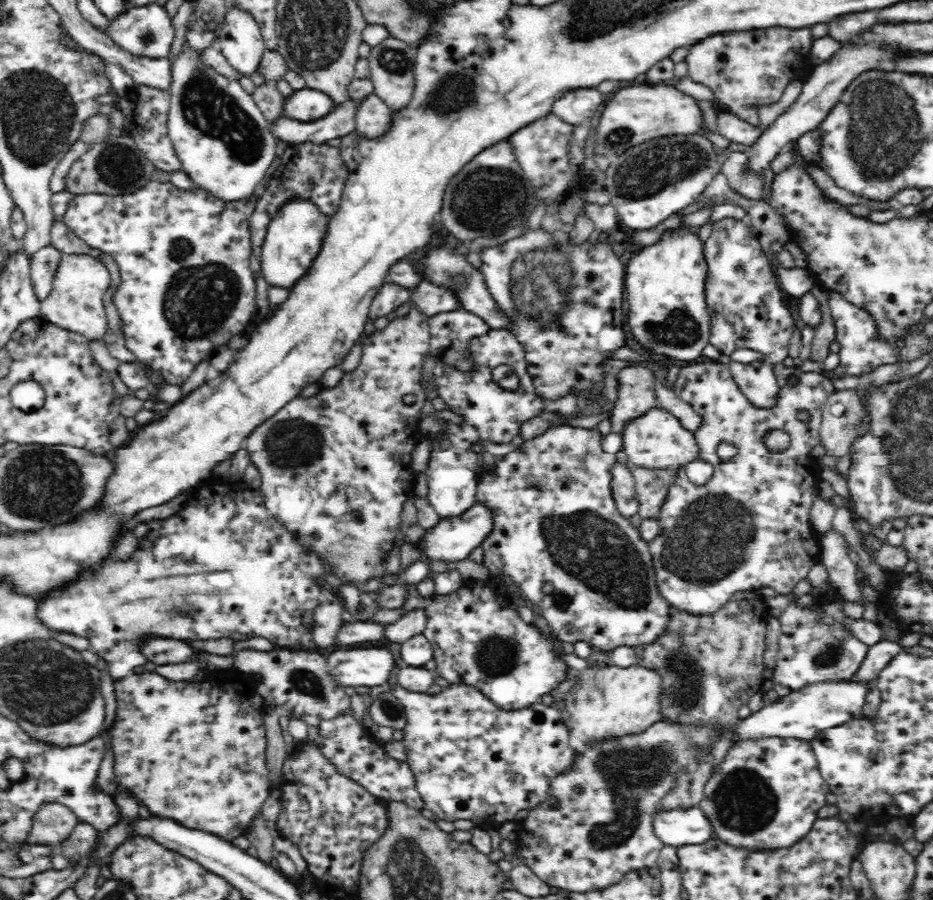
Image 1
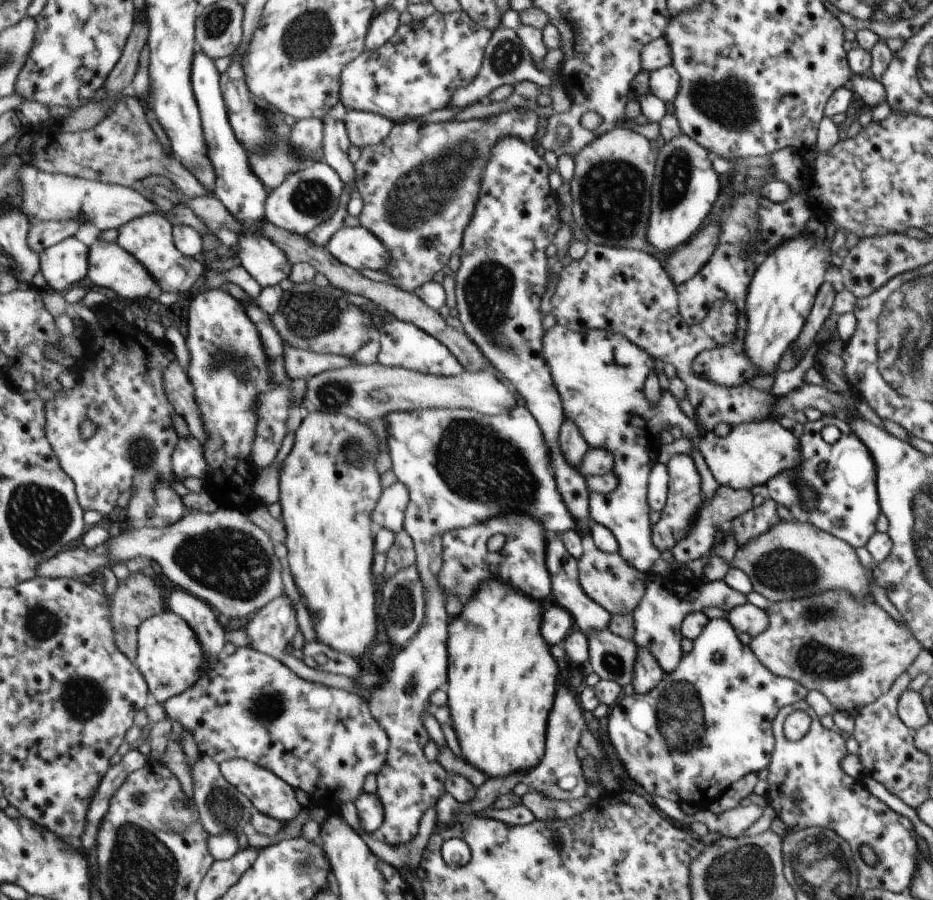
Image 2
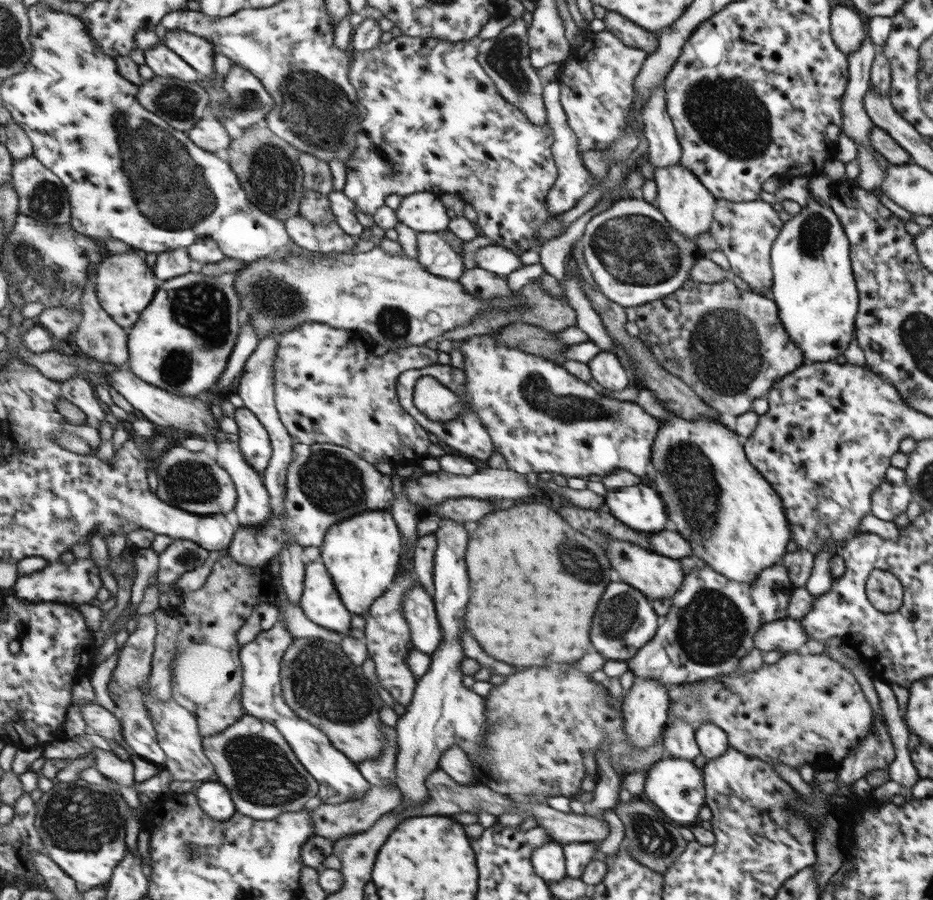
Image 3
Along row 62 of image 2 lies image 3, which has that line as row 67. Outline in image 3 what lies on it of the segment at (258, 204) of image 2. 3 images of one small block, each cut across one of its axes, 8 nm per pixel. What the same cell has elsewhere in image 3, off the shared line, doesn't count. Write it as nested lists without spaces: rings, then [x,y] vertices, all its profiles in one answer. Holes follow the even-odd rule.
[[[168,30],[165,44],[206,77],[215,74],[217,50],[207,38],[185,30]]]

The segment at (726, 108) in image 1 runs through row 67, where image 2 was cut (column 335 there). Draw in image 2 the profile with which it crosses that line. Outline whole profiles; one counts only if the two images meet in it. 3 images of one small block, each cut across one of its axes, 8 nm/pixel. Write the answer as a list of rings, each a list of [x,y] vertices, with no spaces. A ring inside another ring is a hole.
[[[239,647],[233,655],[223,657],[217,666],[213,667],[205,677],[202,677],[202,680],[193,689],[171,698],[164,703],[164,706],[167,717],[172,718],[175,723],[179,722],[186,730],[192,732],[197,738],[198,746],[201,746],[201,752],[212,756],[220,764],[234,759],[250,759],[273,770],[280,778],[286,779],[286,782],[289,782],[294,788],[300,788],[310,795],[321,794],[328,790],[329,798],[343,803],[357,802],[358,797],[364,792],[362,786],[364,786],[366,776],[380,772],[382,764],[386,762],[386,754],[388,754],[390,744],[388,735],[380,728],[380,724],[376,722],[376,719],[370,712],[366,695],[352,693],[346,689],[330,688],[330,686],[324,686],[324,684],[318,684],[317,682],[310,682],[310,680],[302,678],[302,675],[299,675],[297,671],[292,670],[290,666],[282,662],[280,658],[248,647]]]

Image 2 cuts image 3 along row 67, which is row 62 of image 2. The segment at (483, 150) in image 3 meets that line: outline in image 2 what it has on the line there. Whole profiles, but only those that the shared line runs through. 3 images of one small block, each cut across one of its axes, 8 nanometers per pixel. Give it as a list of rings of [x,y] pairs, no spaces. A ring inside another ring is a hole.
[[[464,10],[448,14],[434,11],[423,20],[401,24],[382,48],[366,49],[345,68],[341,102],[348,111],[379,114],[394,123],[448,108],[454,94],[470,86],[481,72],[493,34]]]

